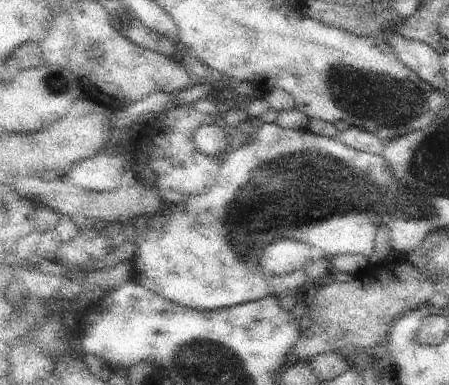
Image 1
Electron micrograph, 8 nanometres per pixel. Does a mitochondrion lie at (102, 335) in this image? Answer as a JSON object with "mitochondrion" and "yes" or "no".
{"mitochondrion":"no"}

